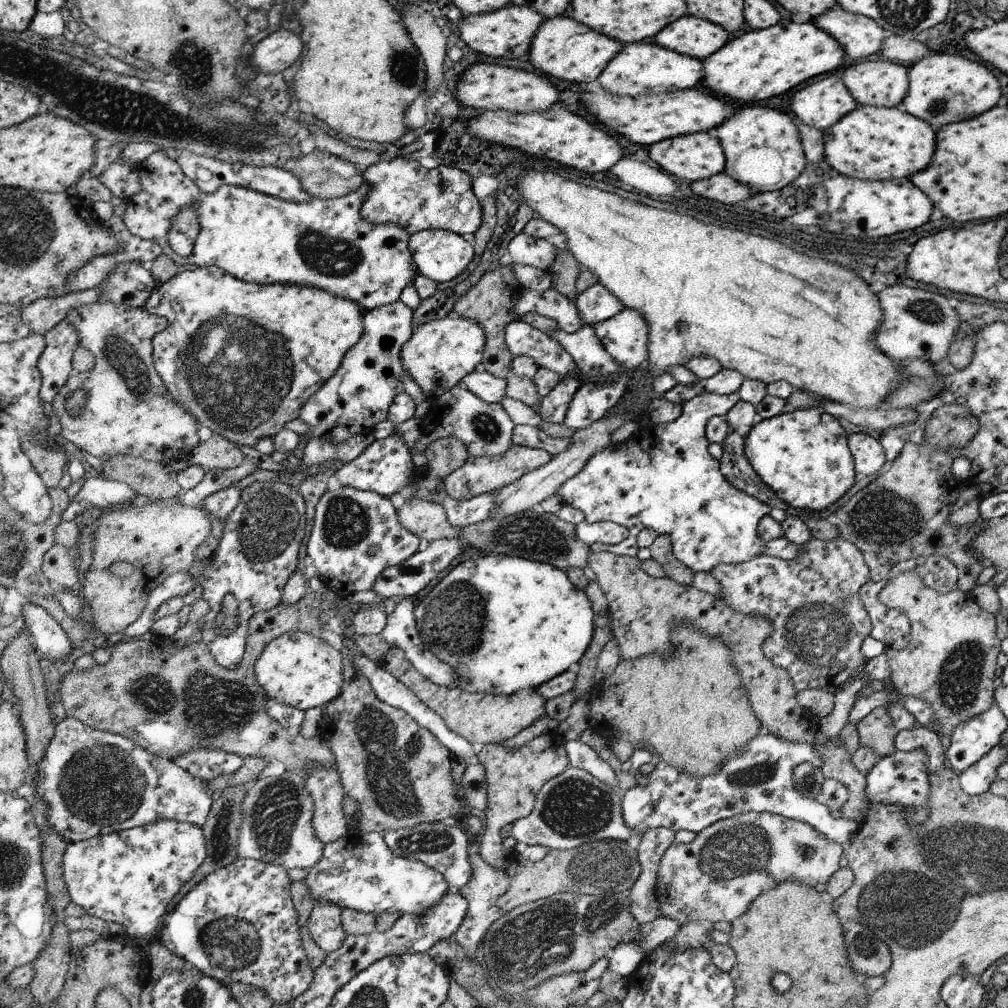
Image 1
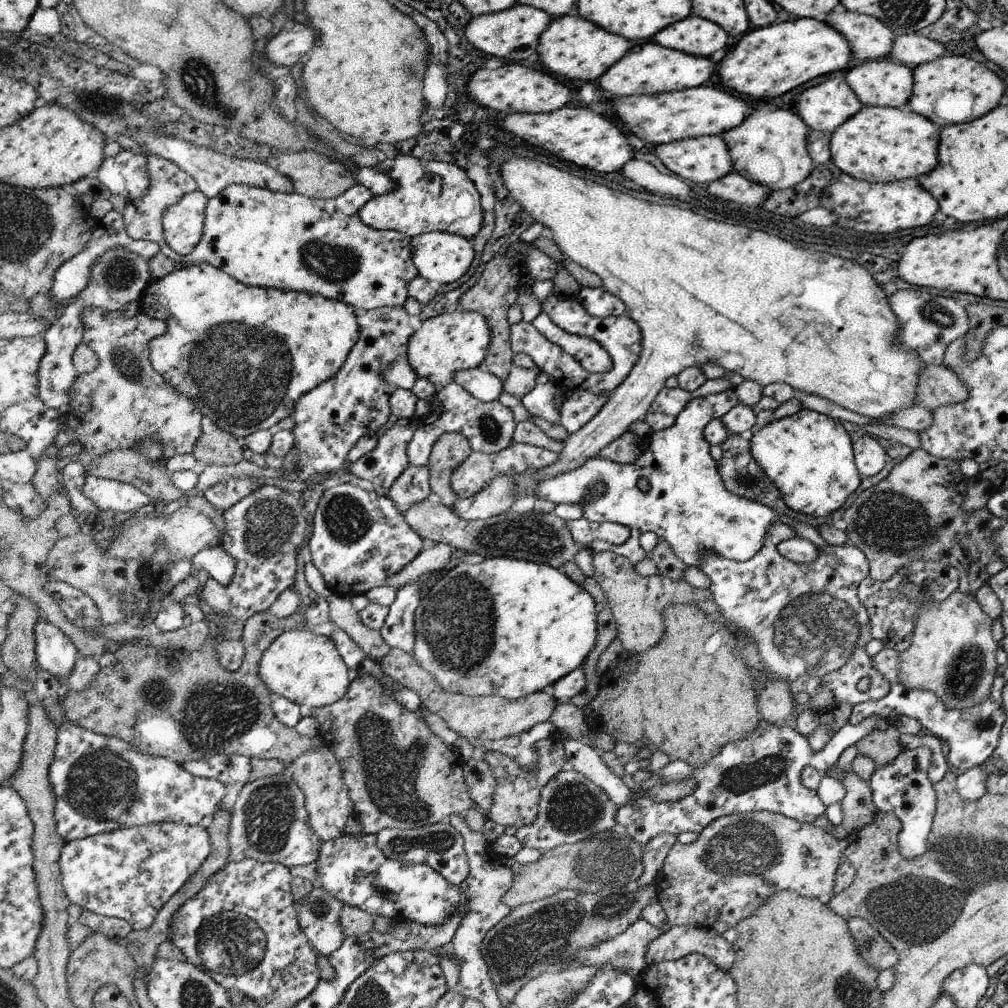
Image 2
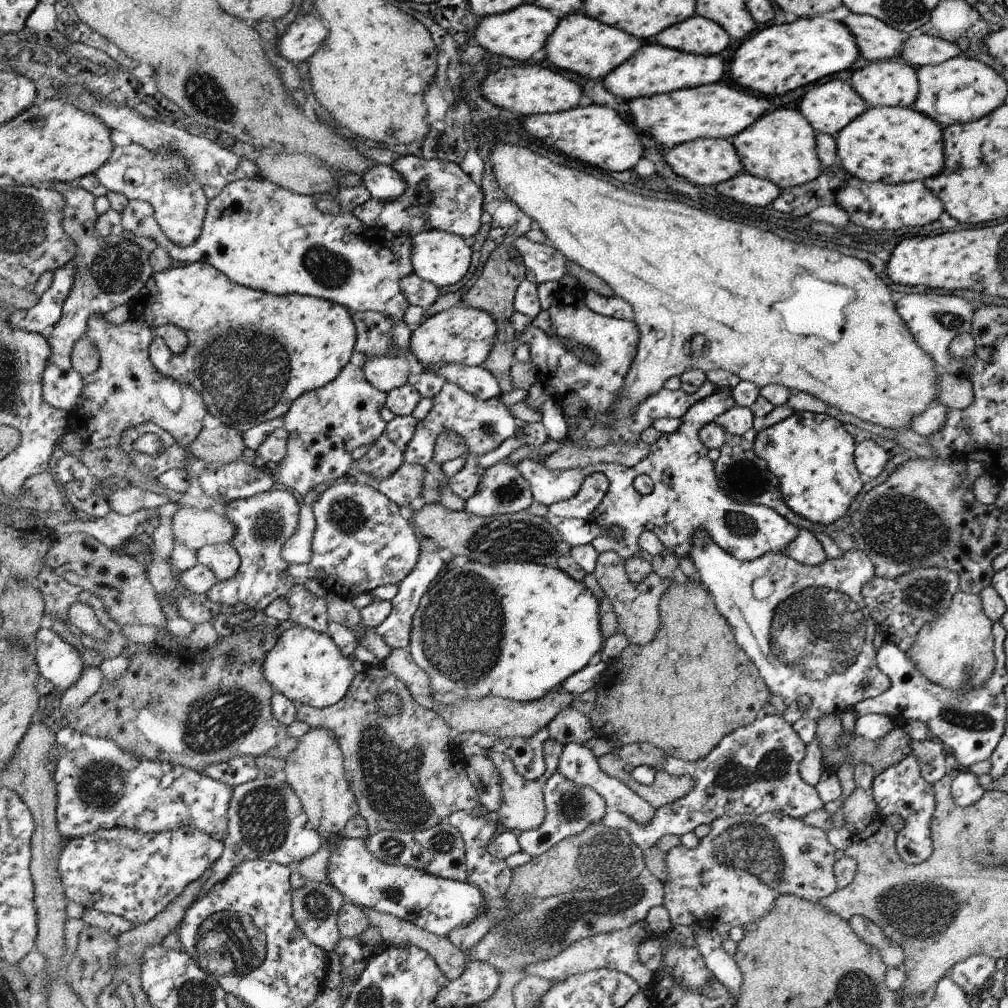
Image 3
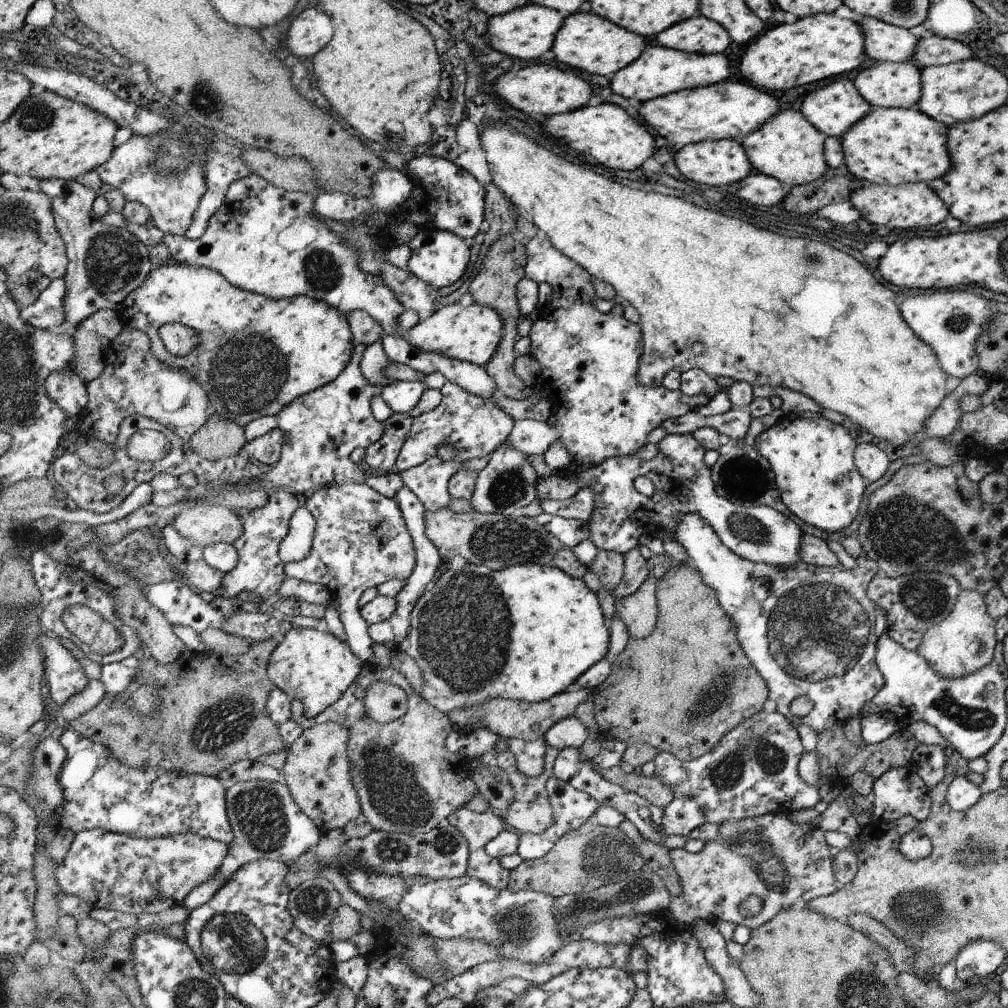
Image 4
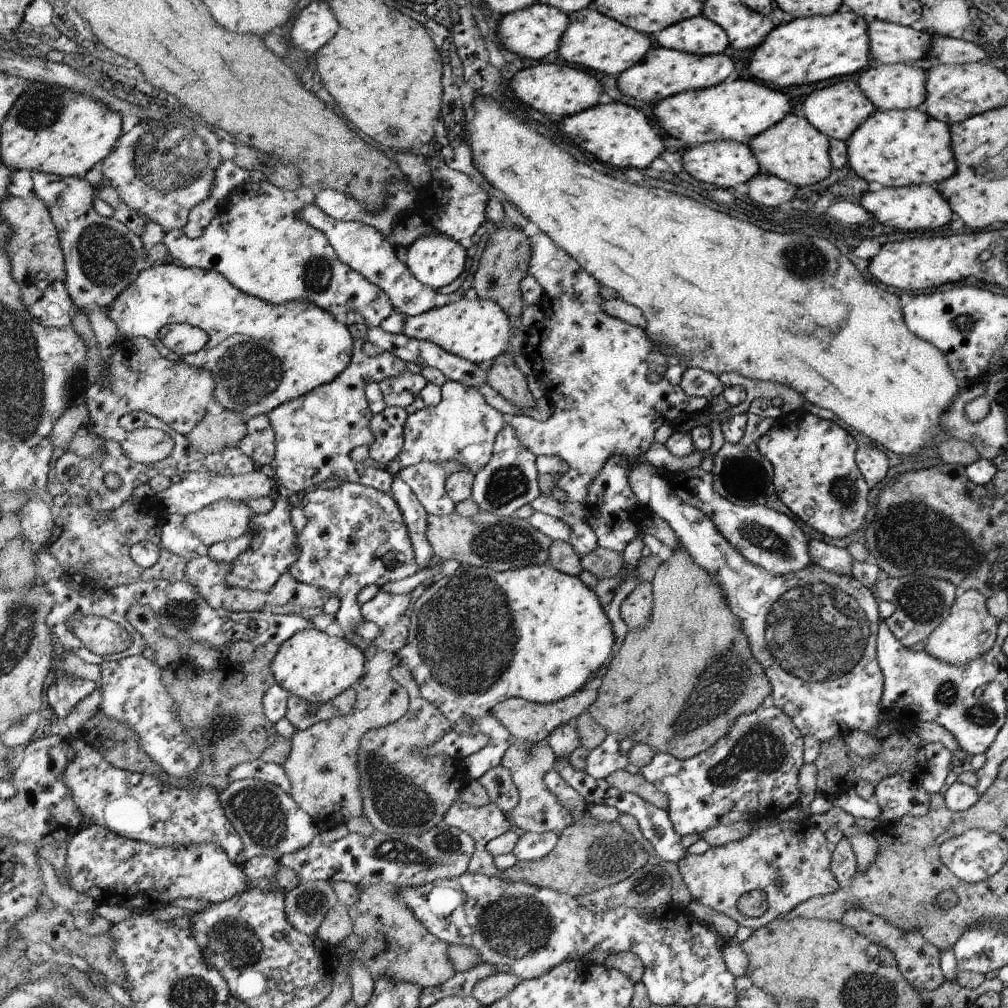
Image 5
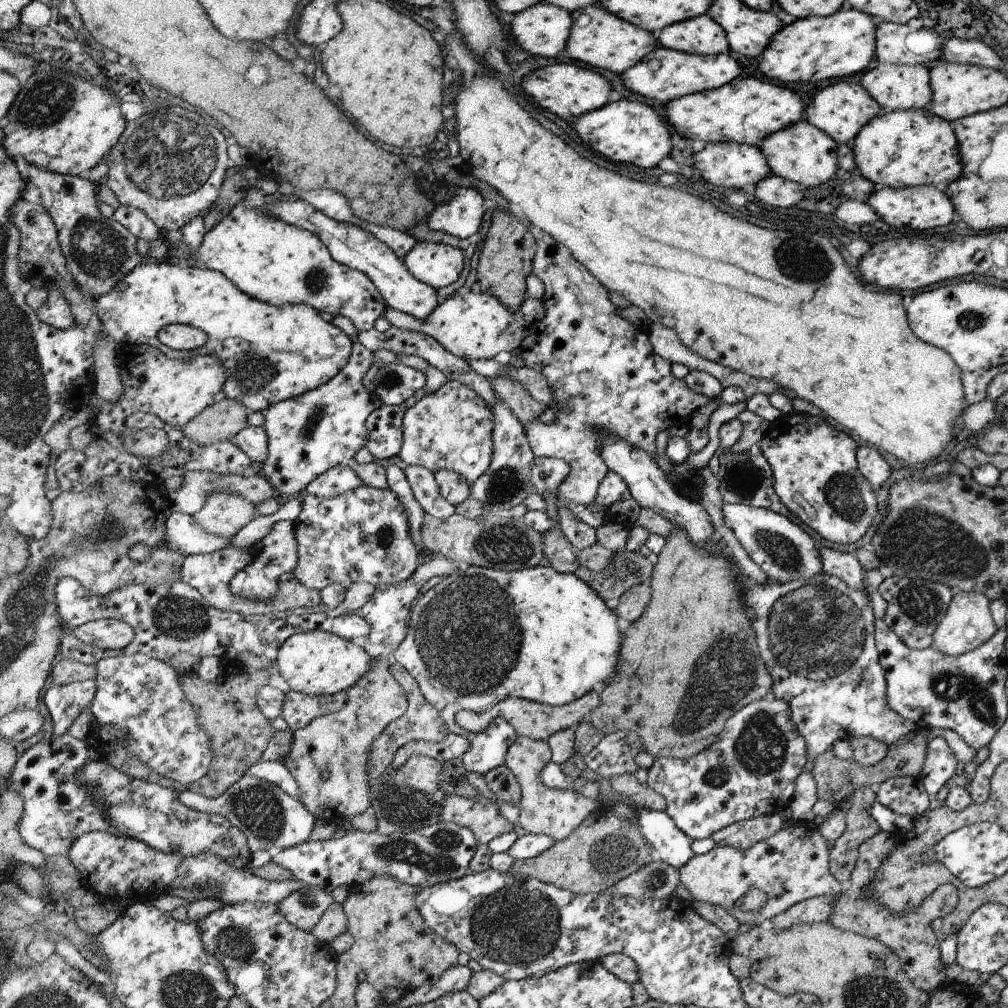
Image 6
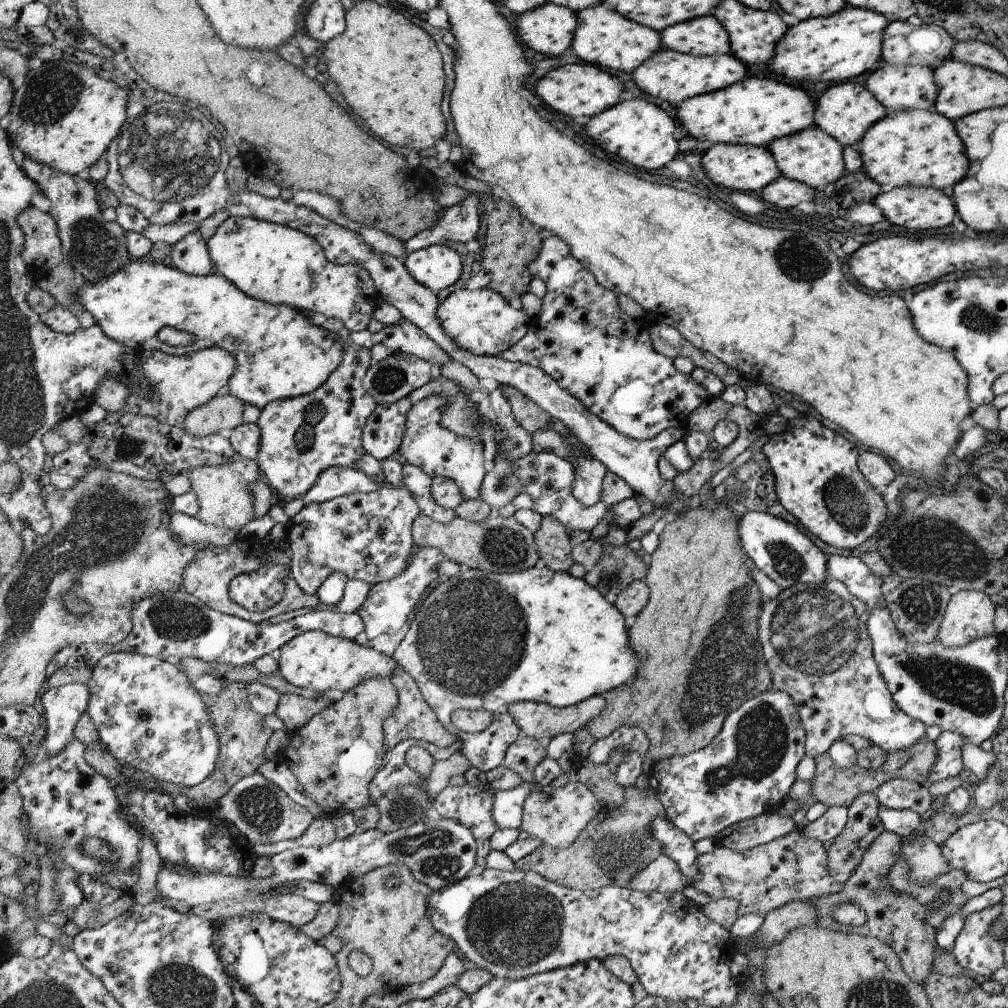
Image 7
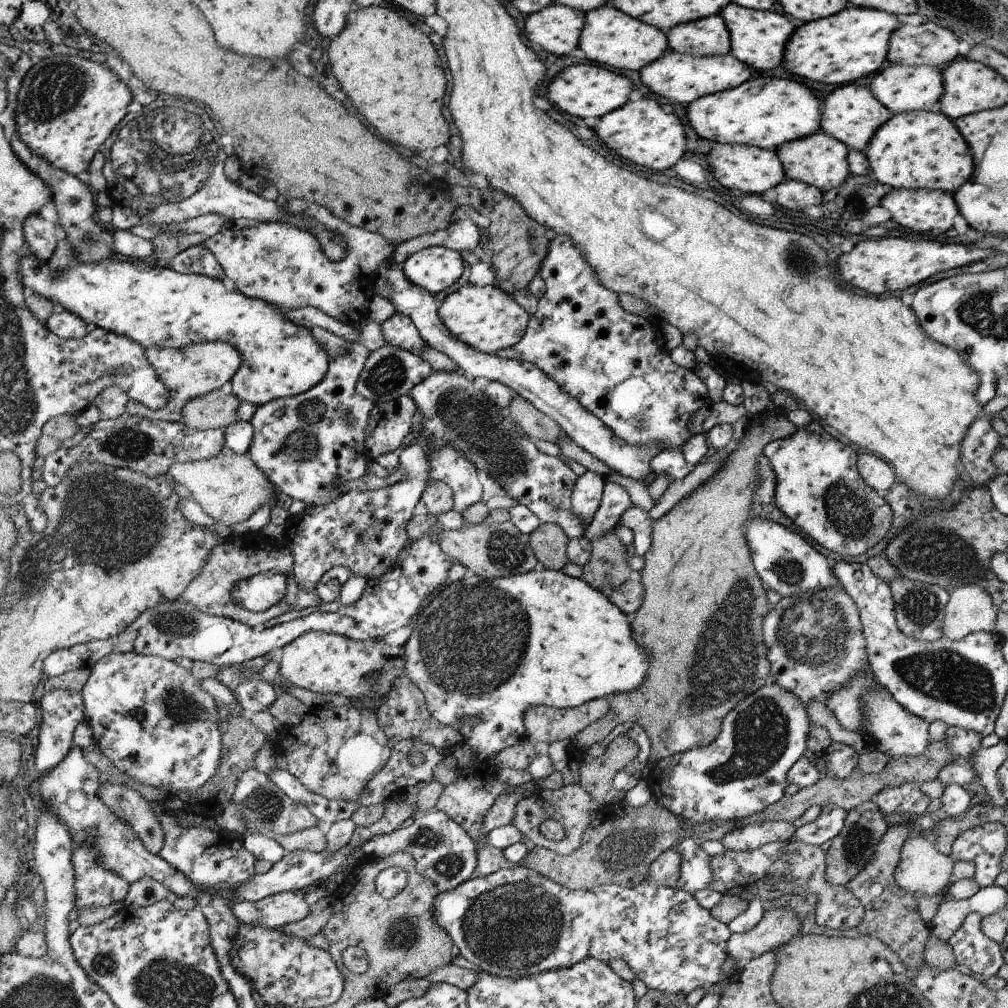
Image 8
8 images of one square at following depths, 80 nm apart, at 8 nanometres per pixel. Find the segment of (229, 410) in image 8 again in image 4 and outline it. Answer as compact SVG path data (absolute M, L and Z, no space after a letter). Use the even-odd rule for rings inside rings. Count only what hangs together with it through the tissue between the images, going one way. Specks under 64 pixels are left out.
M221 419L216 424L206 422L190 443L202 460L213 462L219 458L241 454L246 442L244 428L235 422Z

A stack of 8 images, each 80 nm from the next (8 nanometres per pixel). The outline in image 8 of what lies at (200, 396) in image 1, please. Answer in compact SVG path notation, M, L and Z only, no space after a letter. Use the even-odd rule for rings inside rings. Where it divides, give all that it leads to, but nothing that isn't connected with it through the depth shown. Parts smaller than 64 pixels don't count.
M30 252L25 253L23 258L23 285L26 285L27 288L31 288L37 294L43 295L49 300L59 300L60 304L66 308L66 310L74 311L77 315L80 315L84 319L91 320L98 327L105 328L106 330L115 332L120 336L125 336L135 340L137 343L140 343L146 350L149 348L159 346L162 348L173 348L173 349L186 349L188 347L203 343L203 342L212 342L212 341L222 341L223 343L231 343L233 347L242 355L242 365L239 366L239 369L236 371L234 377L231 378L230 384L232 384L232 390L241 401L252 402L256 404L257 407L266 405L267 402L274 401L280 397L291 397L294 395L299 395L300 393L306 393L307 390L310 390L324 378L324 374L328 370L328 351L322 347L314 339L314 336L311 333L311 330L306 328L304 325L299 325L290 319L285 317L280 307L275 307L274 305L267 303L266 301L260 300L254 297L248 297L243 295L240 291L234 288L232 285L228 284L226 280L221 280L217 278L212 278L206 275L197 275L189 274L185 275L180 271L177 271L174 268L166 268L158 266L154 261L137 261L121 259L116 262L106 262L99 265L91 265L88 263L79 263L74 267L68 269L61 269L61 272L58 273L55 270L52 270L48 263L38 260L38 258Z

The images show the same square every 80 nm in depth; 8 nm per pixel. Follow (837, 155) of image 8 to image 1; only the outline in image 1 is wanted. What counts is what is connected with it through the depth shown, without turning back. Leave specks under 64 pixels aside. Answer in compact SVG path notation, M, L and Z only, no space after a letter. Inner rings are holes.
M752 104L747 107L739 105L739 109L730 120L707 133L715 136L723 145L727 159L726 168L723 171L728 176L748 186L752 193L777 191L792 184L808 164L795 120L796 118L790 112L784 110L781 112L772 108L752 106Z

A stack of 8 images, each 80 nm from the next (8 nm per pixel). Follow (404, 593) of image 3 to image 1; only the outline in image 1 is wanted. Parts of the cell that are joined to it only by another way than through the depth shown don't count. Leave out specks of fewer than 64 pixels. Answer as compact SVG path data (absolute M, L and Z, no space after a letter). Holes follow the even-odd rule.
M400 599L398 604L394 607L394 612L387 616L387 623L381 635L388 641L392 647L401 648L407 658L415 665L416 670L419 671L424 678L432 681L441 687L458 687L457 674L455 668L452 668L448 663L443 663L434 653L428 648L424 639L420 636L417 629L417 620L415 619L415 601L413 599Z

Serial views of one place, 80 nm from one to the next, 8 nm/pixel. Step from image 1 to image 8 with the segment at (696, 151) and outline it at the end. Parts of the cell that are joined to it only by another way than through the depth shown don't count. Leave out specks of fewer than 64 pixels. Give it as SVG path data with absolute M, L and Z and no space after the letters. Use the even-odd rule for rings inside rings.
M715 143L707 156L707 161L711 168L708 174L712 174L728 190L736 190L738 194L760 195L786 178L786 171L775 151L757 146Z

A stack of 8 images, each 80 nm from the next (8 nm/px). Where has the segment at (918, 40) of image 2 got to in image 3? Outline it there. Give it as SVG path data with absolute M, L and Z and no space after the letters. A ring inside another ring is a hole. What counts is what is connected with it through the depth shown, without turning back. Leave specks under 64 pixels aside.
M908 34L908 42L902 46L900 59L916 69L924 65L937 65L960 56L958 46L929 34Z

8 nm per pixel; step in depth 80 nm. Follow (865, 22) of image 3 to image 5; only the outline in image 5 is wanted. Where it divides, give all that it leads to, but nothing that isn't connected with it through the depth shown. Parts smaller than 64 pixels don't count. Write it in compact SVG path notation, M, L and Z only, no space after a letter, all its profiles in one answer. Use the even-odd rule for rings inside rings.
M868 19L871 58L876 58L882 65L902 63L910 65L916 60L926 58L931 52L932 36L924 31L917 31L913 26L903 27L878 19Z

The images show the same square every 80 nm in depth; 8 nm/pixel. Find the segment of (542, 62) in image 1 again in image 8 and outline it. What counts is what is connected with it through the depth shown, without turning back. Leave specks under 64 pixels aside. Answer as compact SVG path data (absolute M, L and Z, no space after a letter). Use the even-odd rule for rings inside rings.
M609 3L586 13L586 24L579 38L578 50L582 52L587 62L638 72L668 52L669 46L666 32L632 18Z

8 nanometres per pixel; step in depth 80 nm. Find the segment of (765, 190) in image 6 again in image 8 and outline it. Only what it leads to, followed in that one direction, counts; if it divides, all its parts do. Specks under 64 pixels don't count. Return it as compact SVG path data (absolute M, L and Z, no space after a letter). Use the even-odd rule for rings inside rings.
M784 178L774 187L776 202L790 210L802 210L808 204L818 206L823 199L823 191L815 186L794 179Z

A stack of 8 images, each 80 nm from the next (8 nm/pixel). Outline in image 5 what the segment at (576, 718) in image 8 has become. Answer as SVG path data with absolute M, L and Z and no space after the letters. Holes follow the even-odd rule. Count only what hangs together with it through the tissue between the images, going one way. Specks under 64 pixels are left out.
M584 686L570 697L551 703L533 703L520 697L512 697L499 702L491 709L491 715L504 724L516 741L530 743L545 742L546 738L559 726L566 725L580 716L596 700L596 686Z

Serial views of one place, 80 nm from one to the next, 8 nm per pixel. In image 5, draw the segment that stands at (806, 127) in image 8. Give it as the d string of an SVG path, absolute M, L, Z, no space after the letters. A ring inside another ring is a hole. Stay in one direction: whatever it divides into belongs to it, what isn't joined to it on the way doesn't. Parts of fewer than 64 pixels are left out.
M733 77L719 85L683 93L658 101L652 107L653 117L666 136L684 144L704 144L714 141L747 143L784 120L790 113L788 98L774 88L754 80Z

